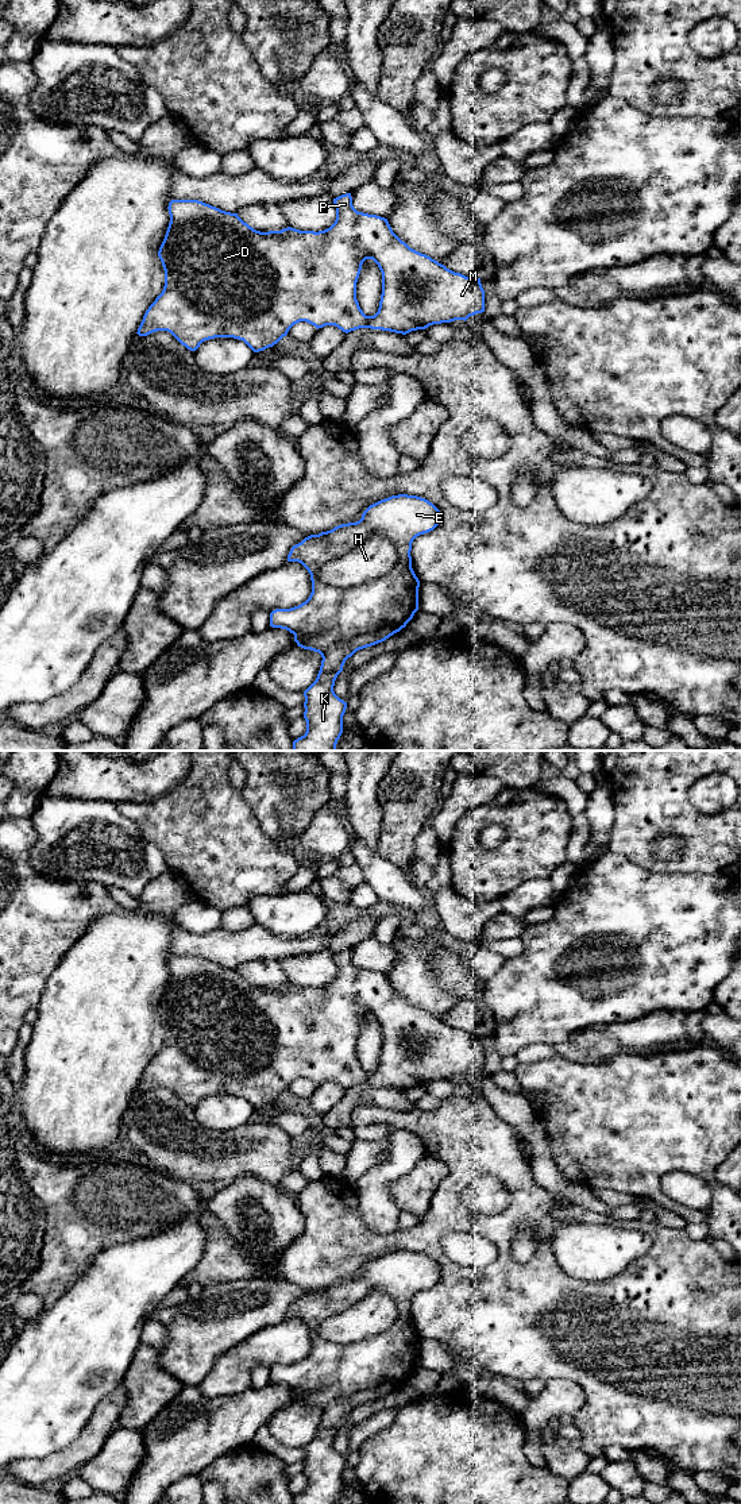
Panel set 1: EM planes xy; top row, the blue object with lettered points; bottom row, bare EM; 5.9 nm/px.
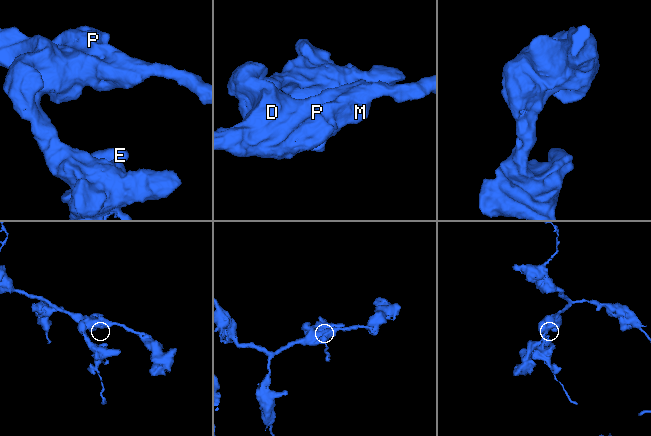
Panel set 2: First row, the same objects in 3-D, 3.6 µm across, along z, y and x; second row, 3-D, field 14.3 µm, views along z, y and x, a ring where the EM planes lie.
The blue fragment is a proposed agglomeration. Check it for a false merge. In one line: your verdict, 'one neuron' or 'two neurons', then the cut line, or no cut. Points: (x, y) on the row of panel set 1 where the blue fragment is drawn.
two neurons; cut in xy along (397, 550), (394, 566), (377, 578), (347, 587), (317, 578)

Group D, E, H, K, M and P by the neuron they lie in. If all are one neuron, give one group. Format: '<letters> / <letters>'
D E K M P / H

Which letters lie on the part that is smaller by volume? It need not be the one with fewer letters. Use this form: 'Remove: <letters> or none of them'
Remove: H

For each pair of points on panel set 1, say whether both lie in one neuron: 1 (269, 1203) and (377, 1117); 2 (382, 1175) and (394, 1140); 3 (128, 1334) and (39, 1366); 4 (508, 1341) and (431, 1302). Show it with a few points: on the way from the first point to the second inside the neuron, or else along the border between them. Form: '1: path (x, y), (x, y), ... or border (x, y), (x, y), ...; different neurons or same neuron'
1: border (296, 1198), (297, 1207), (304, 1219), (304, 1229); different neurons
2: path (390, 1167), (396, 1161), (396, 1148); same neuron
3: path (107, 1334), (93, 1334), (61, 1365); same neuron
4: path (489, 1329), (471, 1311), (450, 1311); same neuron

